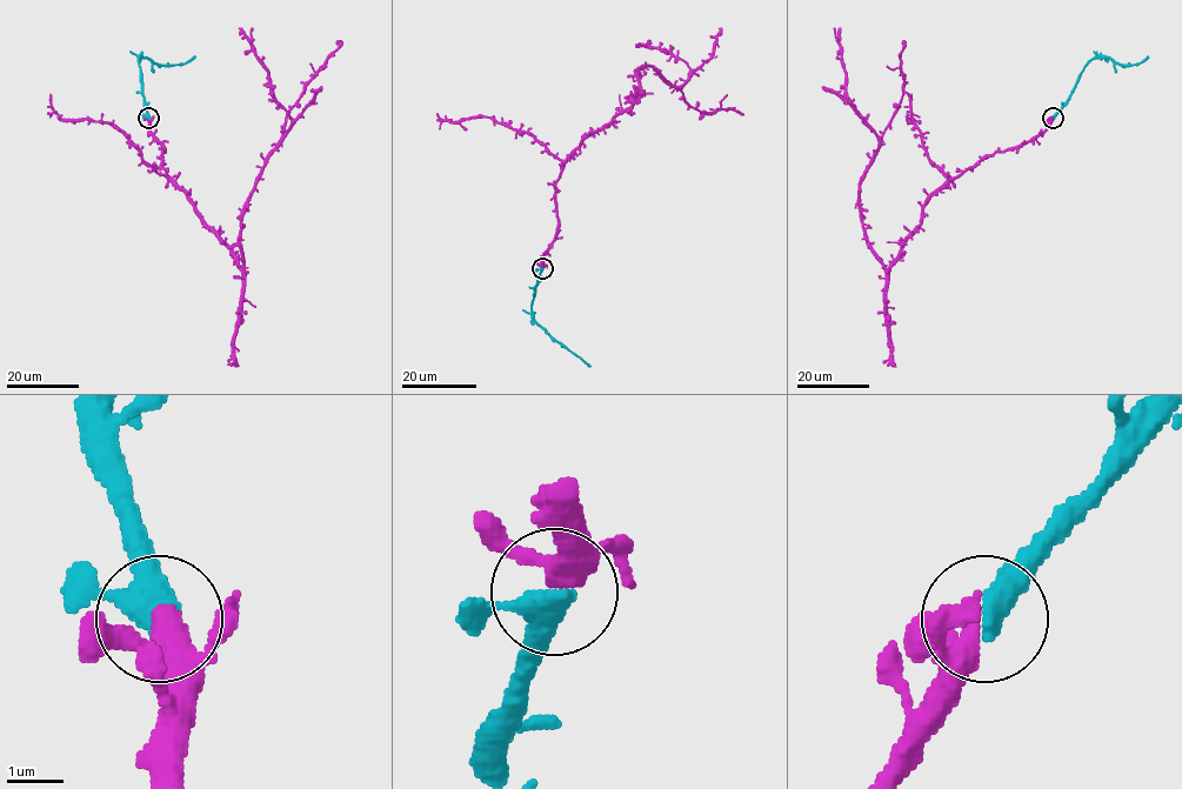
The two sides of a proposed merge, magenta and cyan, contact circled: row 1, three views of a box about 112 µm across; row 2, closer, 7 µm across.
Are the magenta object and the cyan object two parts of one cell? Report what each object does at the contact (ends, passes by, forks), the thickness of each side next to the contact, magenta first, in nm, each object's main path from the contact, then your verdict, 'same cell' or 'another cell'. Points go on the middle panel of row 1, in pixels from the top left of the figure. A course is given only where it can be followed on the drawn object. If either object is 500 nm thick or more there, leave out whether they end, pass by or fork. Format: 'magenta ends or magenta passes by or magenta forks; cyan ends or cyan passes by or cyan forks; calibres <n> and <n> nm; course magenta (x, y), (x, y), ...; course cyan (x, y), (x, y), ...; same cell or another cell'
magenta passes by; cyan passes by; calibres 360 and 400 nm; course magenta (541, 267), (555, 236), (563, 162), (640, 95), (641, 67), (674, 86), (690, 73), (672, 53), (635, 46); course cyan (541, 267), (532, 318), (590, 366); same cell

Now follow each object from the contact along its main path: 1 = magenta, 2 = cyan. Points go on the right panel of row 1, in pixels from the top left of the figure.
1: (1053, 116), (1023, 144), (952, 178), (887, 268), (867, 242), (860, 205), (879, 138), (848, 100), (840, 28)
2: (1053, 116), (1082, 68), (1094, 59), (1110, 58), (1124, 65), (1137, 65), (1148, 55)

